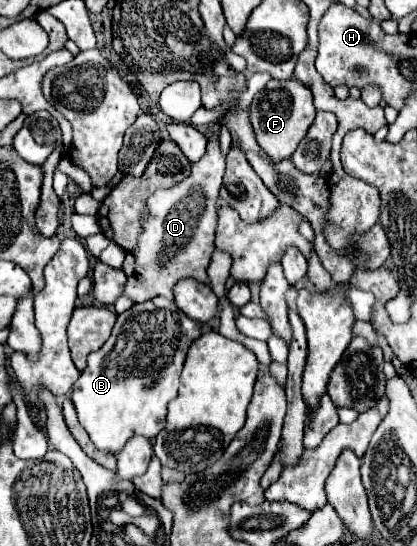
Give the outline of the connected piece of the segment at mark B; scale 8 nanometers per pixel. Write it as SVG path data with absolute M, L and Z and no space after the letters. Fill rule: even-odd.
M152 297L120 313L110 339L88 355L88 367L74 383L70 399L78 411L80 425L86 429L96 449L118 453L118 479L132 481L146 473L152 459L150 439L164 427L166 405L178 393L178 377L188 347L200 335L202 325L186 317L174 301Z

